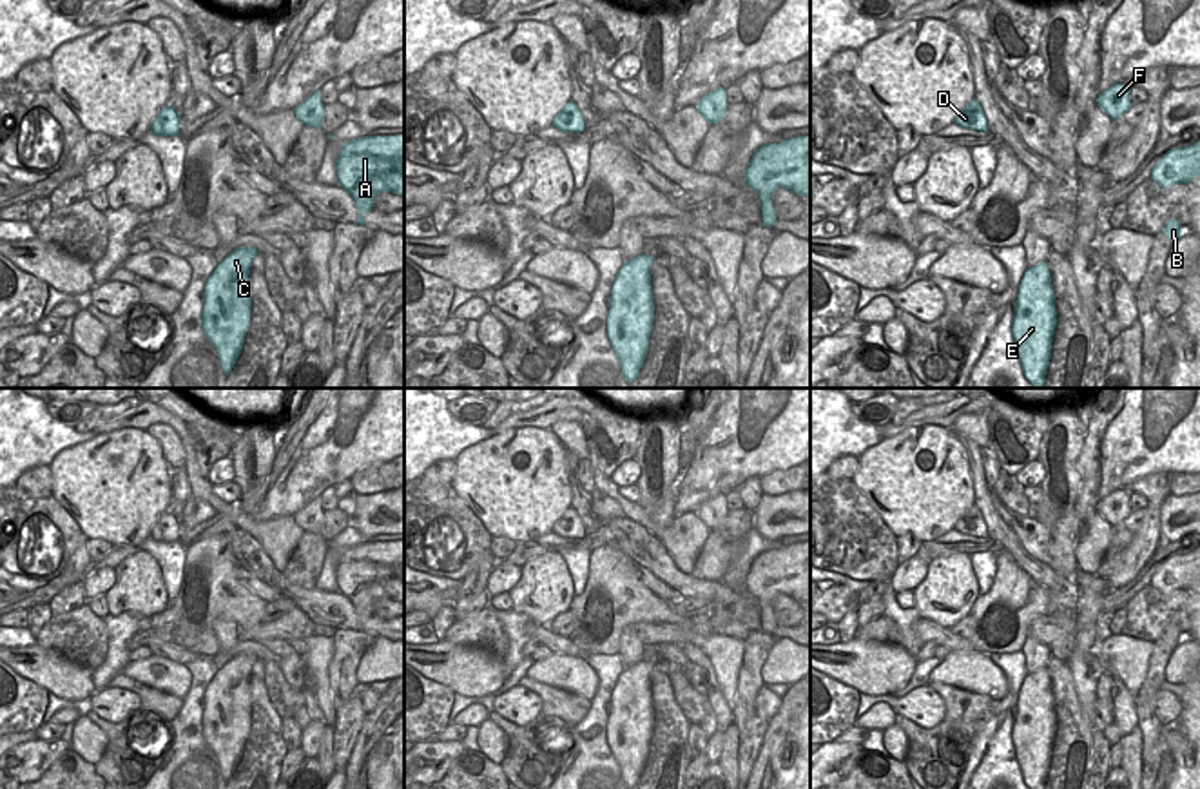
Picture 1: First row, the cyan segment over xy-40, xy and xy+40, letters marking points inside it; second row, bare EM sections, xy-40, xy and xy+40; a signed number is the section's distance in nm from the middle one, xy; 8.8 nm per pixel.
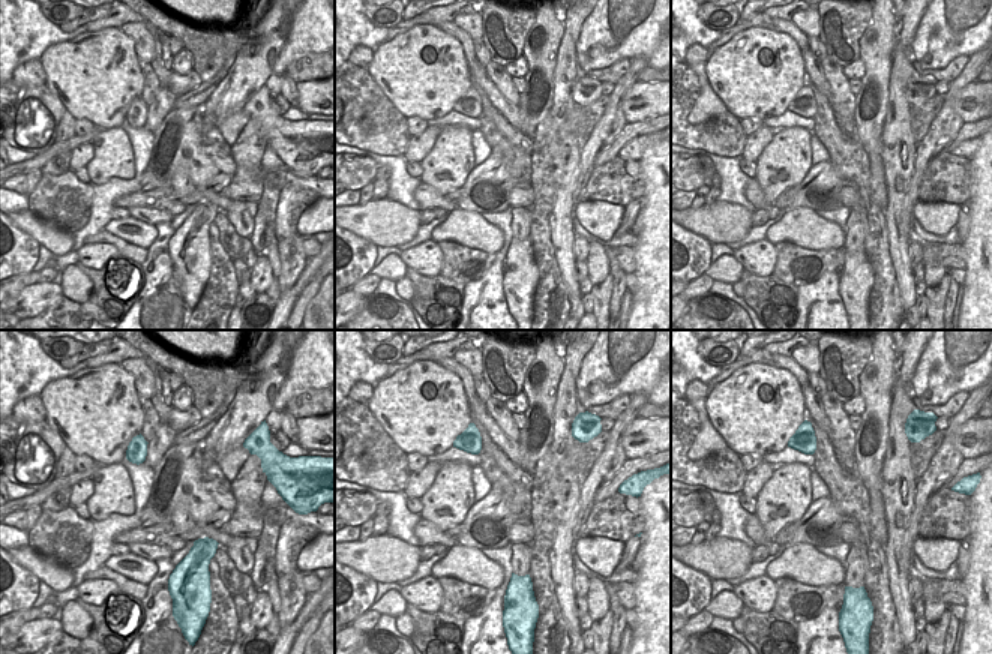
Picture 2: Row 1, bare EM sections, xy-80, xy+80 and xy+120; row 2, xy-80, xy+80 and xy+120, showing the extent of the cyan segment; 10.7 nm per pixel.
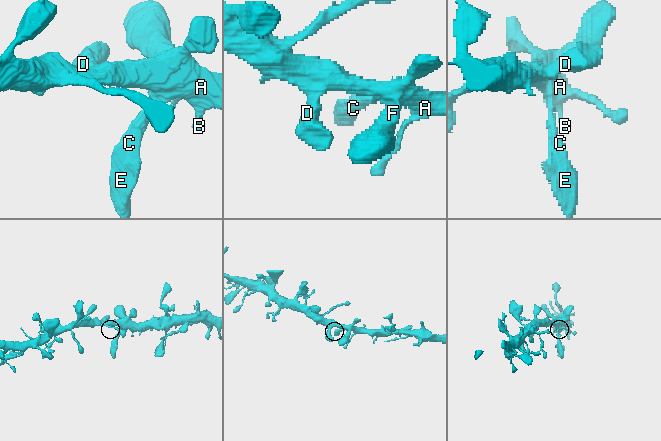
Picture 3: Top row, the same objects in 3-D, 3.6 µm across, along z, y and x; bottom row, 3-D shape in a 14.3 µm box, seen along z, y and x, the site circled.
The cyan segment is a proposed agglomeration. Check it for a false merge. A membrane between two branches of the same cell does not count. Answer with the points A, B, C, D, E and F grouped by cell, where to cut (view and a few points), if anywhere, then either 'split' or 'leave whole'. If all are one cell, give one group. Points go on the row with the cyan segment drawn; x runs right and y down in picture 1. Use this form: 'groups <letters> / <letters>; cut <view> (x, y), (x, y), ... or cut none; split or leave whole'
groups A B C D E F; cut none; leave whole

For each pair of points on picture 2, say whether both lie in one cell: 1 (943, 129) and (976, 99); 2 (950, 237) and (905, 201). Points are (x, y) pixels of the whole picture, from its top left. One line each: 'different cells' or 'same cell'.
1: different cells
2: different cells

